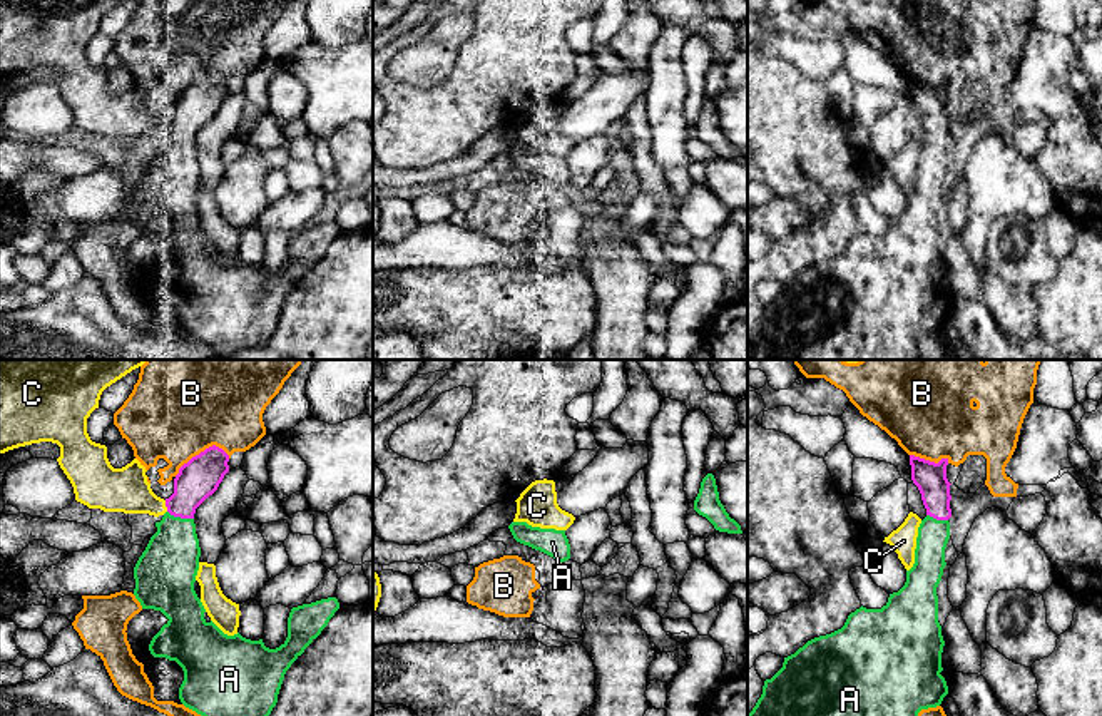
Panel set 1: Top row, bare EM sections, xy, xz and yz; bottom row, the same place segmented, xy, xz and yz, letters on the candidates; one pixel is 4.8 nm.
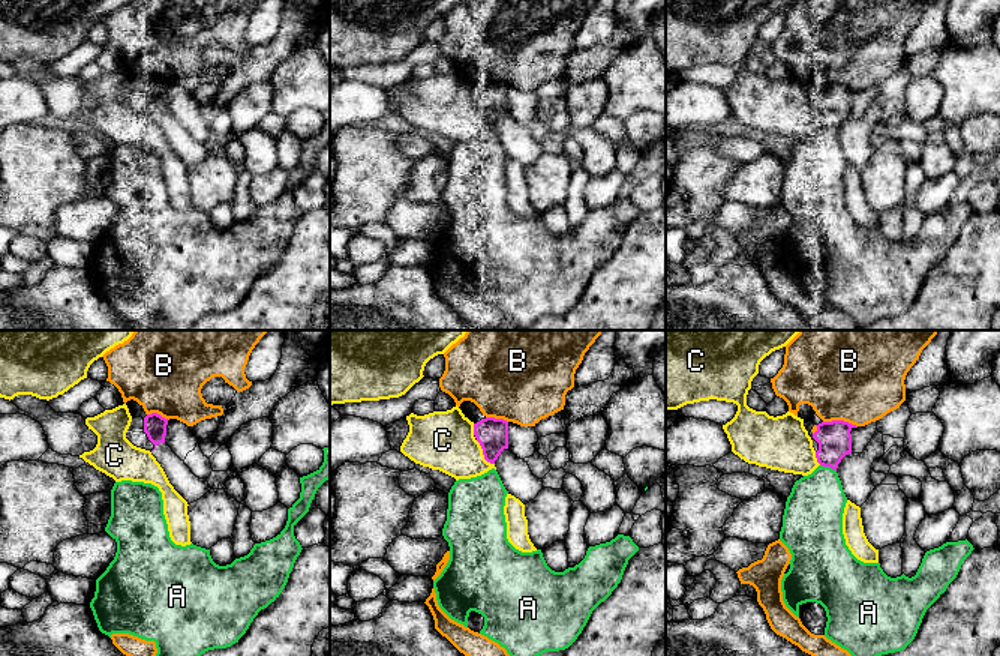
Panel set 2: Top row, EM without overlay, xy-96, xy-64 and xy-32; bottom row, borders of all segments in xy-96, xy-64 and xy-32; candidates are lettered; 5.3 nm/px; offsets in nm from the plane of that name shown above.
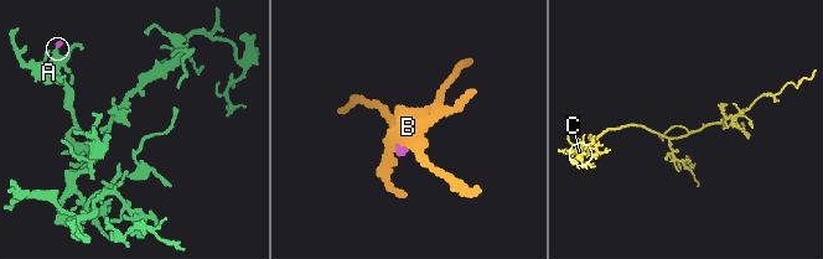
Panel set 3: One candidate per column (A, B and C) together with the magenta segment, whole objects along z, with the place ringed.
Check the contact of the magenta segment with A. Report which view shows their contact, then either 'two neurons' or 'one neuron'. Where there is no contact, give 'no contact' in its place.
meets magenta in xy; one neuron

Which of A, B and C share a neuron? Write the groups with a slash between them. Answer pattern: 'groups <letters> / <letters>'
groups A / B / C

